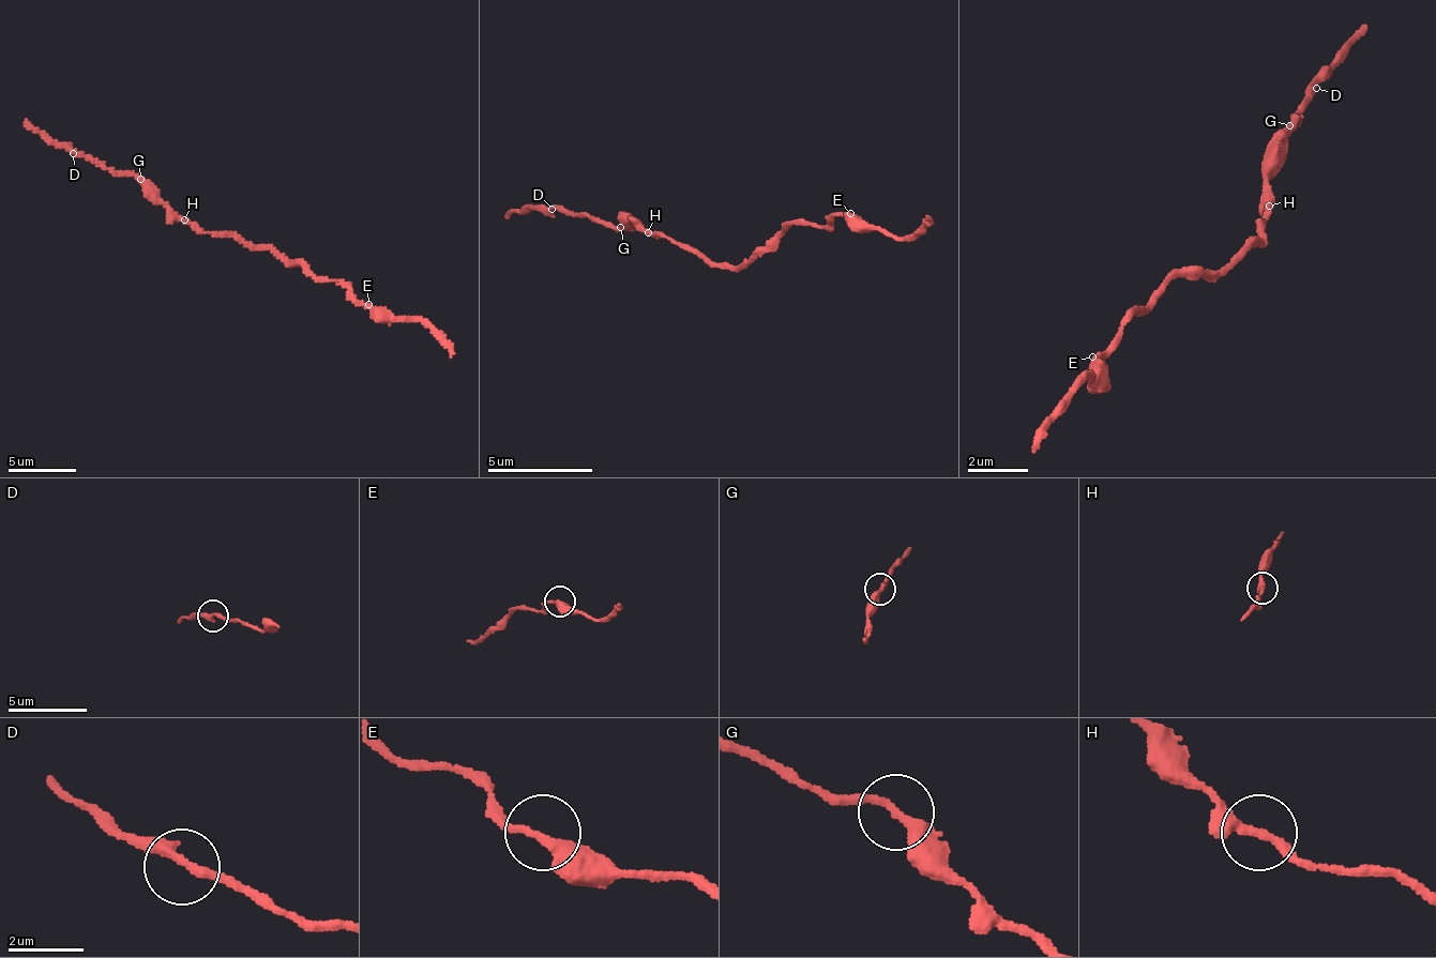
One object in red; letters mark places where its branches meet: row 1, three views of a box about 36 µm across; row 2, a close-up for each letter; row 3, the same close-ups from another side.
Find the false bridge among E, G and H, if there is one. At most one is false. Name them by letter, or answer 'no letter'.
no letter

